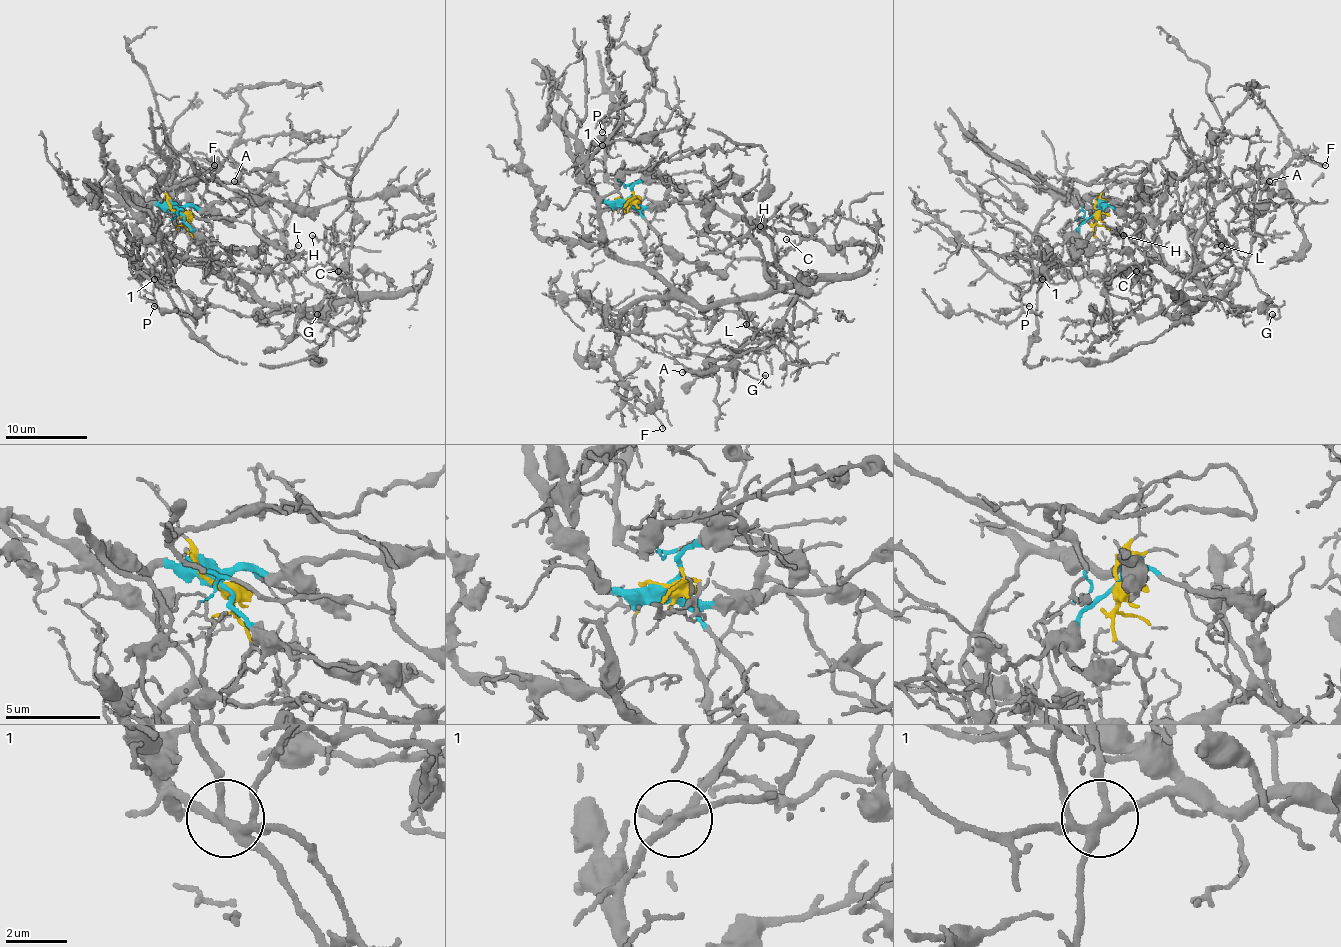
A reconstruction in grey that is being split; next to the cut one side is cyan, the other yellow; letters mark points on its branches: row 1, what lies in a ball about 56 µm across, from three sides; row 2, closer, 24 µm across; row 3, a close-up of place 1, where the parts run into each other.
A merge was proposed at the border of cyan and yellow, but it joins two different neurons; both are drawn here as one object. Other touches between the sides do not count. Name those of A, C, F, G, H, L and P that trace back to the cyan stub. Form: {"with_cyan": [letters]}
{"with_cyan": []}

